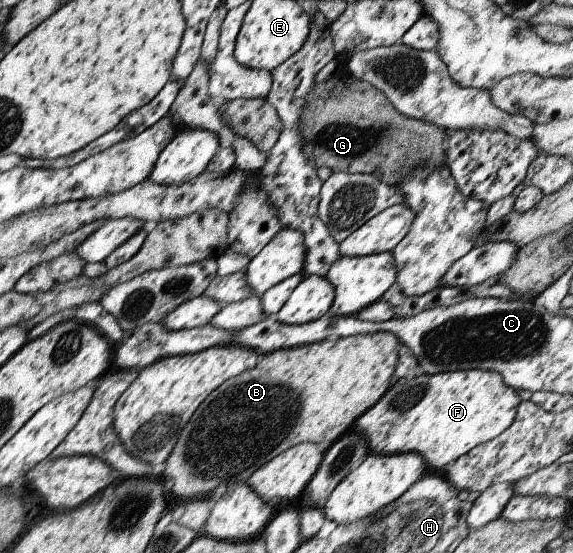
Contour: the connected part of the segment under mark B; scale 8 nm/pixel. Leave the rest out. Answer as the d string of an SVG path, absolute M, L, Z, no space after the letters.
M379 331L329 338L266 354L255 368L221 384L219 398L209 398L209 402L197 408L159 475L164 480L173 480L172 491L179 498L195 498L213 492L221 482L228 486L232 480L245 483L260 466L296 444L307 441L323 447L332 444L387 392L398 361L399 343L393 333Z

